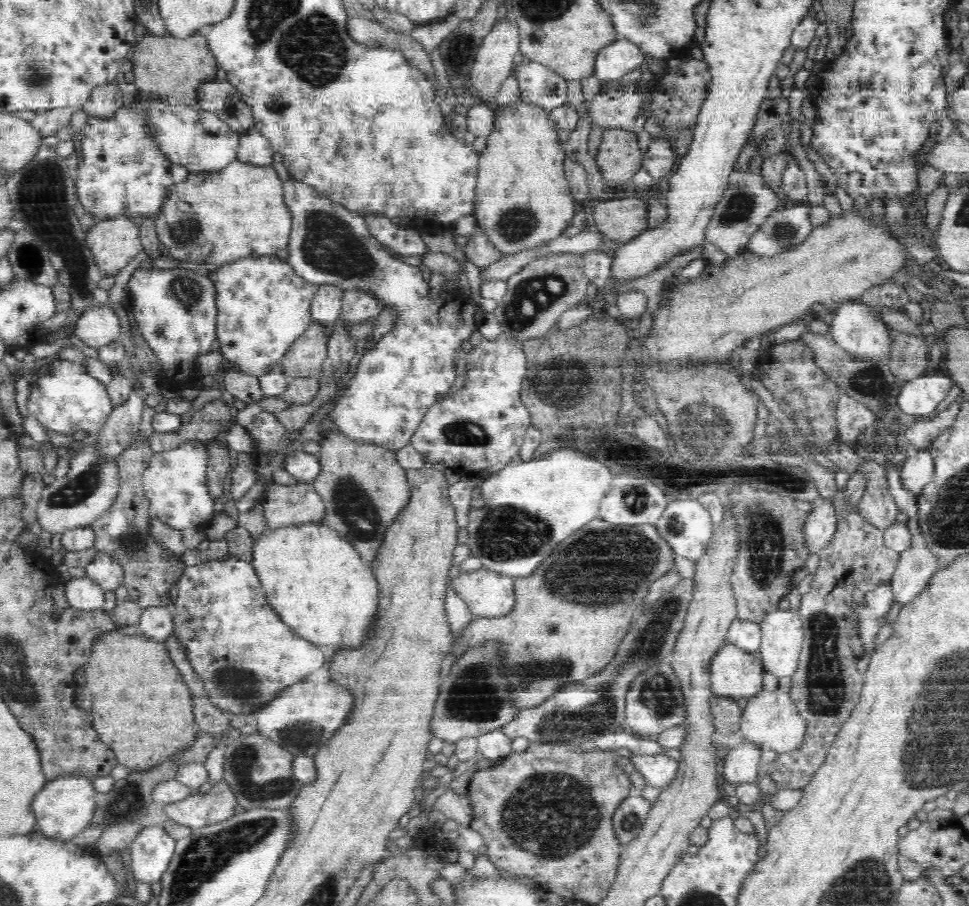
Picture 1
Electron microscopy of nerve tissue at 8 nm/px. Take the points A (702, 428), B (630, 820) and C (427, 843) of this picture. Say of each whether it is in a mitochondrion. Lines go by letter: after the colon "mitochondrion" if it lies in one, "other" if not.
A: mitochondrion
B: mitochondrion
C: other

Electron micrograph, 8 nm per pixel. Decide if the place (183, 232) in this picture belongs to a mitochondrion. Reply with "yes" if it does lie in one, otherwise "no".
yes

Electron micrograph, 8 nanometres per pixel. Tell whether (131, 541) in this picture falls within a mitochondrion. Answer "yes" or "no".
yes

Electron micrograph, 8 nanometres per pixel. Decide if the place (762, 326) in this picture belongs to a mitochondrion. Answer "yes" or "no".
no

